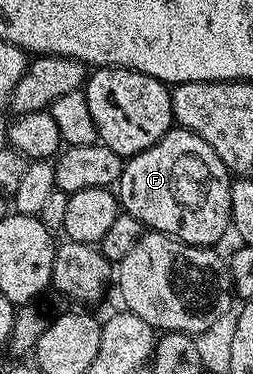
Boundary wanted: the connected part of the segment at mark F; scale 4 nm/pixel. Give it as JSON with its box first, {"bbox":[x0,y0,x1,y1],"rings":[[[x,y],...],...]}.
{"bbox":[115,127,233,247],"rings":[[[174,127],[154,145],[124,162],[115,192],[120,208],[146,230],[194,247],[213,247],[231,229],[233,183],[223,159],[202,137]]]}

